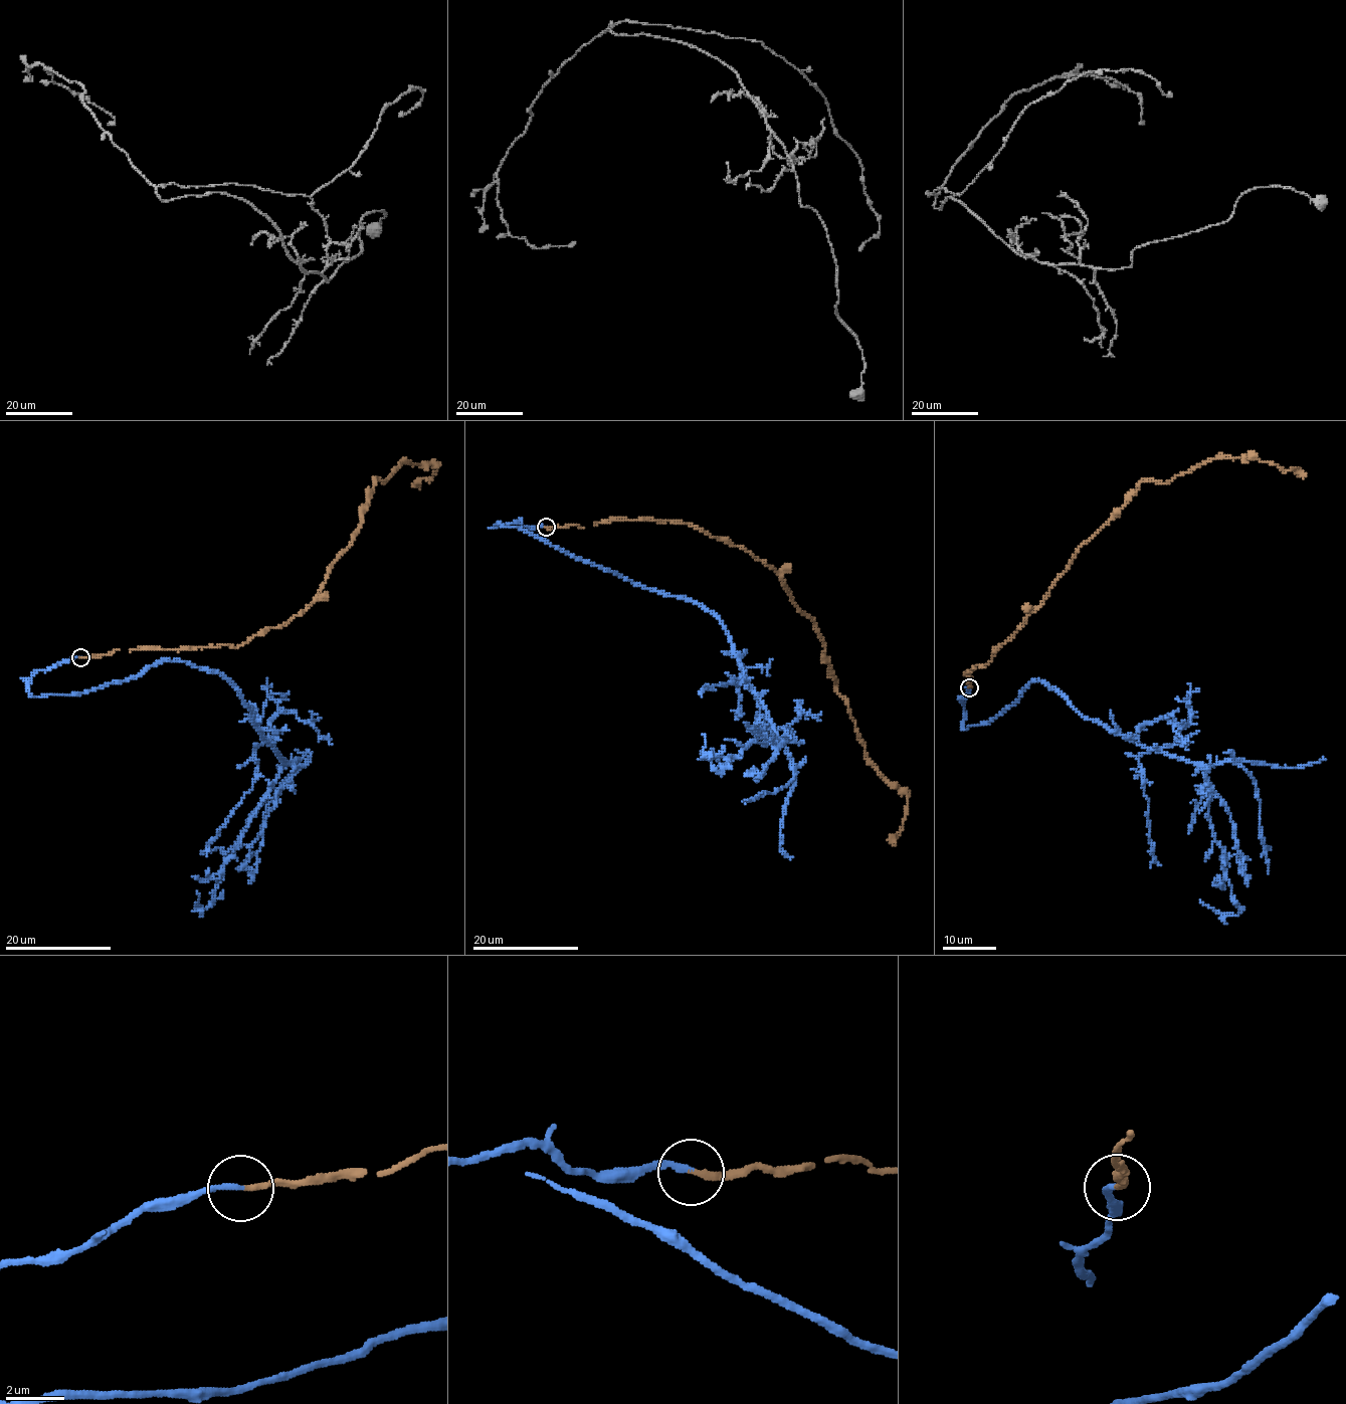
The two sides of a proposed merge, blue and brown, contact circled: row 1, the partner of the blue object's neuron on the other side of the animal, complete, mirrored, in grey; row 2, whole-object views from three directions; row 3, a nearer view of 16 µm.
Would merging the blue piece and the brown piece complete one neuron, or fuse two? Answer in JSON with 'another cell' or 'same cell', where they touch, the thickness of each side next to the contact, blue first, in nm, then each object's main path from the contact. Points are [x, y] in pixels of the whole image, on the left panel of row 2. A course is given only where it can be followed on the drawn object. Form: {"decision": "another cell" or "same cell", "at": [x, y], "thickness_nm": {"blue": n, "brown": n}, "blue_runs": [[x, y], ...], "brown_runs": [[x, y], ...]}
{"decision": "same cell", "at": [80, 657], "thickness_nm": {"blue": 190, "brown": 200}, "blue_runs": [[79, 658], [37, 670], [29, 693], [80, 694], [184, 660], [231, 683], [281, 761], [206, 909], [196, 891]], "brown_runs": [[79, 658], [242, 645], [284, 624], [320, 592], [373, 478], [401, 462], [434, 464], [417, 485]]}

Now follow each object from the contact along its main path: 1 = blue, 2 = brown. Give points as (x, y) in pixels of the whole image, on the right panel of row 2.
1: (969, 687), (966, 729), (988, 724), (1039, 680), (1084, 716), (1198, 764), (1240, 911), (1222, 915), (1199, 900)
2: (969, 687), (966, 674), (1022, 625), (1142, 480), (1166, 482), (1216, 457), (1252, 455), (1306, 475)

